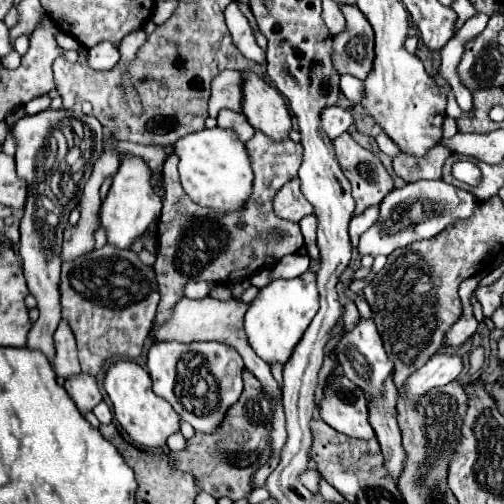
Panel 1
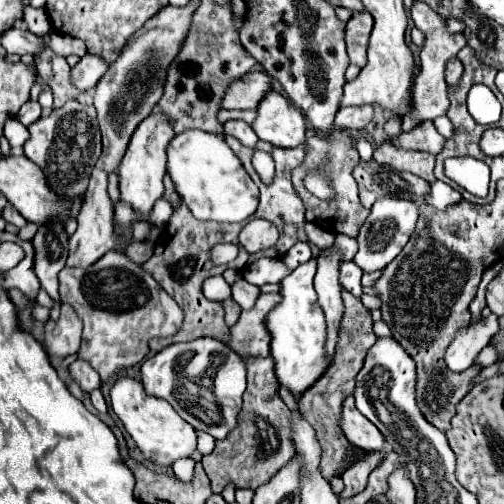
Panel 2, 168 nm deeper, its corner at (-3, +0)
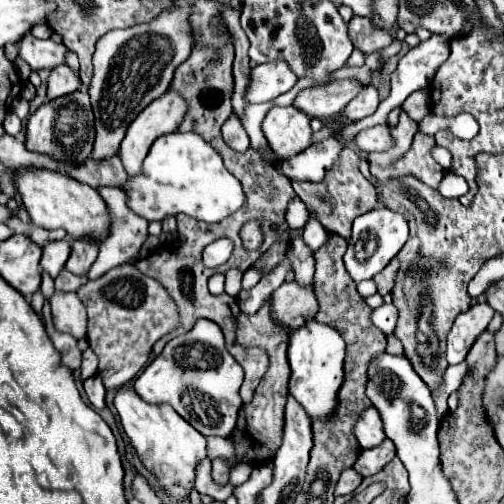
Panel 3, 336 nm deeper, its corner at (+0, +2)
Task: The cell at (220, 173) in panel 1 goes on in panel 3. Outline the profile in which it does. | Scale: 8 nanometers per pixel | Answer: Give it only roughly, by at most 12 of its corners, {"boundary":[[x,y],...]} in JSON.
{"boundary":[[159,136],[121,190],[149,222],[221,222],[245,202],[211,144]]}

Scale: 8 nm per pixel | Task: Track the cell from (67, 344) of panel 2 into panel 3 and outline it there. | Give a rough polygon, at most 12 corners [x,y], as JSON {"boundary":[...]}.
{"boundary":[[55,292],[53,324],[85,338],[87,312],[77,292]]}

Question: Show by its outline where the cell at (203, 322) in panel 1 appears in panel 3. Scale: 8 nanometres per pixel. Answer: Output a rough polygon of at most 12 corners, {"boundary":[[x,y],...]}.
{"boundary":[[283,282],[273,318],[295,330],[315,318],[313,284]]}

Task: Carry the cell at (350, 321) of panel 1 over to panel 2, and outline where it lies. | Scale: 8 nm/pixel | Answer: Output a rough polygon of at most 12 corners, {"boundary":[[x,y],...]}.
{"boundary":[[360,298],[346,306],[336,354],[298,406],[322,446],[320,472],[338,476],[350,442],[338,428],[354,392],[372,316]]}

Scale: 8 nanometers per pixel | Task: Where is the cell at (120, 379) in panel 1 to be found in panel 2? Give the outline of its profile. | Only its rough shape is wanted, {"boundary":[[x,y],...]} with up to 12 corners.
{"boundary":[[120,376],[114,414],[150,462],[196,448],[196,430],[140,380]]}

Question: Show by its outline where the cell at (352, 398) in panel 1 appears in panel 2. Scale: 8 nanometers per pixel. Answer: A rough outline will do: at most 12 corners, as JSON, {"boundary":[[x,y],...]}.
{"boundary":[[354,396],[342,404],[340,428],[352,444],[380,452],[384,436],[356,410]]}

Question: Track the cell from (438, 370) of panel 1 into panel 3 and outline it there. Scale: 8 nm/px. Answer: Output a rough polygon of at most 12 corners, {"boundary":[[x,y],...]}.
{"boundary":[[477,302],[457,316],[447,334],[449,364],[465,360],[495,310]]}

